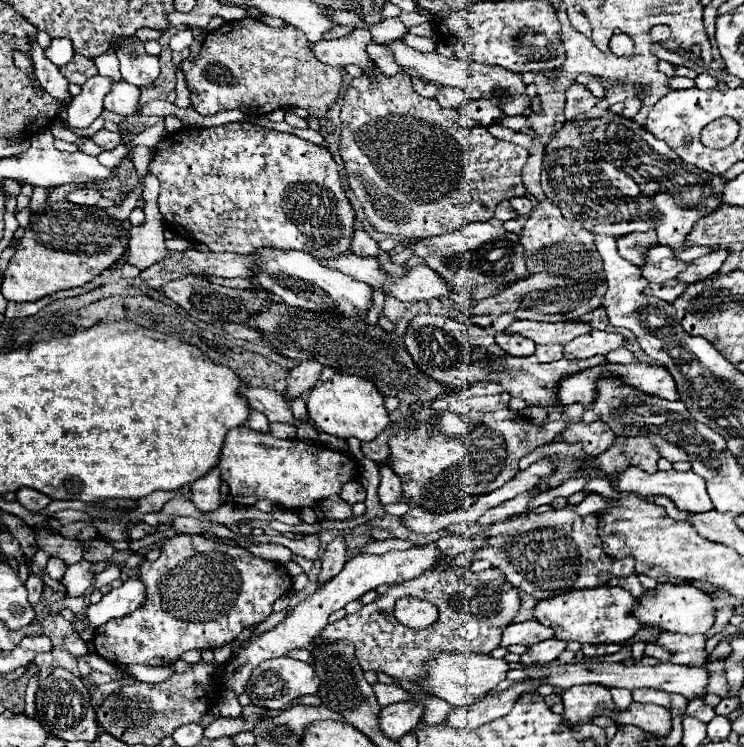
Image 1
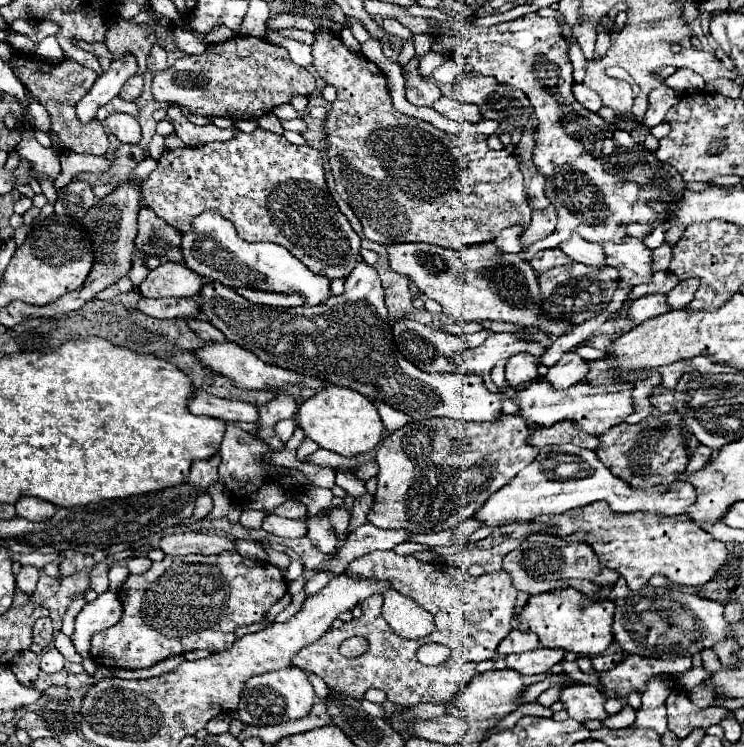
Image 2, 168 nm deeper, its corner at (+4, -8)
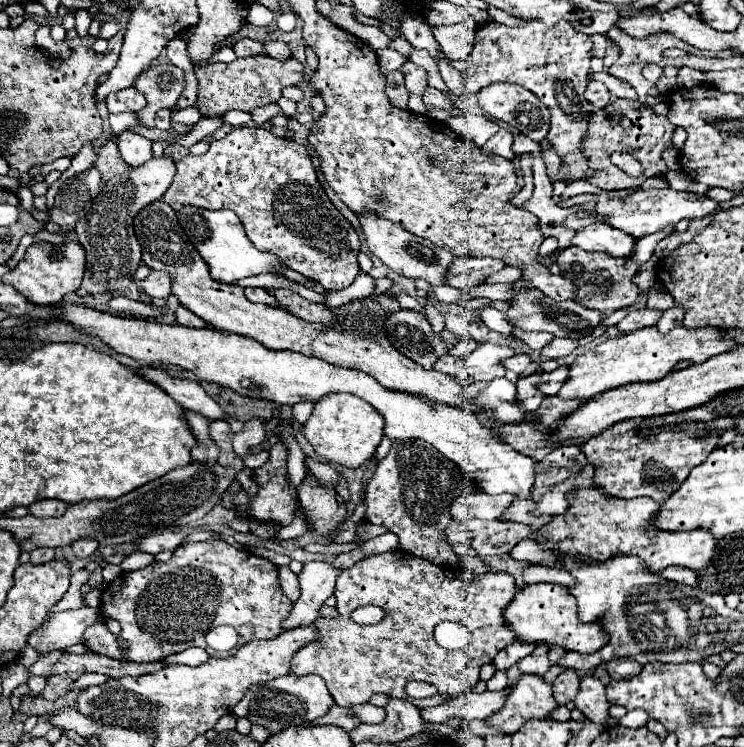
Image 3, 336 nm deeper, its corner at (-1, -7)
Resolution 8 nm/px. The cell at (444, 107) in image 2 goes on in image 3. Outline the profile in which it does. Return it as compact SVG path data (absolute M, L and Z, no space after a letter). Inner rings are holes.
M428 87L428 89L424 91L422 101L424 101L424 105L428 107L428 111L430 111L430 109L446 109L446 107L450 107L450 105L454 103L448 95L440 93L440 91L434 89L434 87Z

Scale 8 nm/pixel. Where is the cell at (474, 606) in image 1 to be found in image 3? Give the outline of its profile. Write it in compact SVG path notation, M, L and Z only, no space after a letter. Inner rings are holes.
M402 549L366 557L352 569L342 571L342 575L338 577L334 589L334 597L338 601L338 615L314 621L318 637L296 651L296 655L292 657L292 673L298 677L310 673L320 675L326 681L336 705L340 707L368 703L370 697L376 693L406 699L420 709L438 705L444 701L442 695L462 695L472 685L476 685L480 667L492 663L492 659L498 651L502 651L502 647L508 647L516 641L514 631L504 623L502 617L506 603L510 603L514 595L516 583L508 573L486 573L482 577L476 577L468 569L438 567ZM364 603L374 603L382 607L386 611L386 617L376 625L354 623L350 619L350 613ZM414 679L434 685L438 689L438 695L426 699L412 699L406 693L406 683Z

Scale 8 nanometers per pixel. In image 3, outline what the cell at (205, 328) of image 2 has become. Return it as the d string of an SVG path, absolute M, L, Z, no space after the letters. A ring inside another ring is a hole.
M178 307L176 309L176 323L184 325L184 327L206 327L206 321L196 317L192 311L188 311L186 307Z

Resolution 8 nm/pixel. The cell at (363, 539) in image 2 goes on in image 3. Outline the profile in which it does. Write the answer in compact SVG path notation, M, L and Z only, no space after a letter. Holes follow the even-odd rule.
M306 563L298 575L300 581L300 597L292 605L290 615L282 621L282 629L296 629L302 625L310 625L320 617L322 603L332 595L340 569L330 563Z

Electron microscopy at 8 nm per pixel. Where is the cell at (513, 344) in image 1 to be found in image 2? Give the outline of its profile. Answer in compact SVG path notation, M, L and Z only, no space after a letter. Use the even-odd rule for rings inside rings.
M531 354L511 356L511 358L507 360L507 366L505 366L505 376L507 376L509 386L517 386L517 384L521 384L521 382L539 378L537 358L531 356Z

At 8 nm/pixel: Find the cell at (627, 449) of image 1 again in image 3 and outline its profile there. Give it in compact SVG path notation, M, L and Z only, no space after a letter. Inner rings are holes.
M706 407L650 419L626 419L584 443L582 453L596 469L596 487L604 489L608 495L622 499L650 497L662 503L686 481L690 471L704 463L718 447L724 431L714 431L714 419L718 419L718 415Z

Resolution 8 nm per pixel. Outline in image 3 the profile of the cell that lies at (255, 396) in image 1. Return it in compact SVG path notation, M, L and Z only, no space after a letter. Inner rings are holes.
M142 367L136 371L140 377L146 377L148 381L154 381L154 385L162 387L162 391L170 393L170 397L180 403L184 409L196 411L200 415L206 415L206 419L226 419L226 413L222 413L220 405L204 393L204 389L196 381L186 381L186 379L176 379L170 377L162 369L154 367Z

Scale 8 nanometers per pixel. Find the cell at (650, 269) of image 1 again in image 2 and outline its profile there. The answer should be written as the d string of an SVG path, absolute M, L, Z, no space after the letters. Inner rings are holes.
M627 238L619 244L603 244L607 264L617 268L619 280L633 286L647 284L653 276L653 250L637 238Z

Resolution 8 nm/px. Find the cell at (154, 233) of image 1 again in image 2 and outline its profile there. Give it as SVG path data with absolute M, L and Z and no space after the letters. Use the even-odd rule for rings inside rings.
M139 252L137 258L135 258L135 262L133 262L133 266L131 266L131 272L128 273L128 277L134 287L139 287L141 282L147 277L147 274L149 274L149 268L145 264L145 254Z

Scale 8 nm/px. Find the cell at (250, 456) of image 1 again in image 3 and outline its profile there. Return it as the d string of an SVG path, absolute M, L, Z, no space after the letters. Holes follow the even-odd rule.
M224 419L210 421L210 437L220 449L220 457L218 457L220 465L232 465L232 459L236 457L232 451L232 435L234 433L230 431L230 427Z

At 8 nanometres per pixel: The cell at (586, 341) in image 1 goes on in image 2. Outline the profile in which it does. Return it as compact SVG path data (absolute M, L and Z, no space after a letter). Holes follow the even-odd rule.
M569 350L561 356L561 360L557 364L553 364L549 368L549 372L545 374L545 380L553 386L553 388L569 388L571 384L583 380L589 372L589 362L583 360L577 352Z

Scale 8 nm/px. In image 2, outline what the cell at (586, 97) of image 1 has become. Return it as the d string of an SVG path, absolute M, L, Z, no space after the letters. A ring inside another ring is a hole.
M573 84L573 96L577 96L577 102L591 112L599 112L599 108L603 106L601 98L583 84Z

